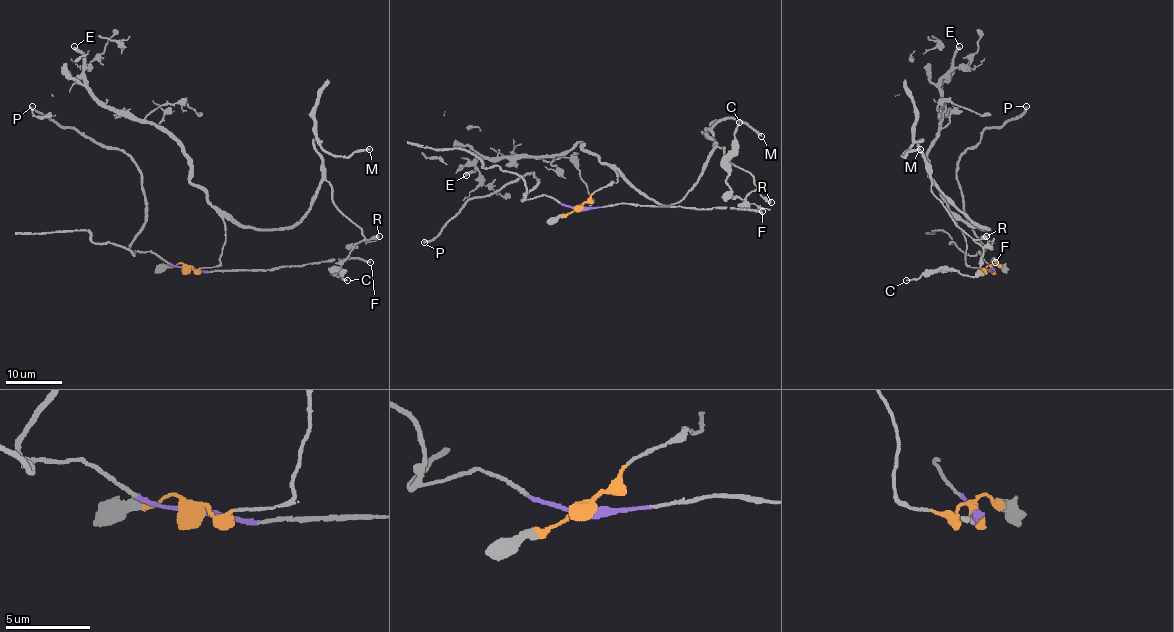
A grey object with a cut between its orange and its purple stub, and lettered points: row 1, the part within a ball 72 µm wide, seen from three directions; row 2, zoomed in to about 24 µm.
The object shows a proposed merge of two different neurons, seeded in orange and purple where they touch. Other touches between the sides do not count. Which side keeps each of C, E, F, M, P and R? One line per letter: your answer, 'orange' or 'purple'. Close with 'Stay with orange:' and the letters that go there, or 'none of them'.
C: orange
E: orange
F: purple
M: orange
P: purple
R: orange
Stay with orange: C, E, M, R

